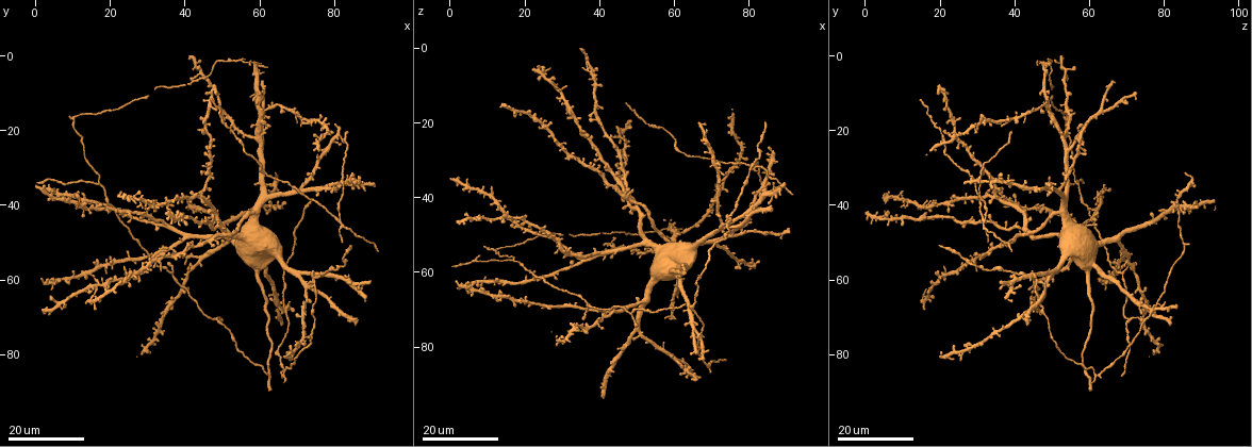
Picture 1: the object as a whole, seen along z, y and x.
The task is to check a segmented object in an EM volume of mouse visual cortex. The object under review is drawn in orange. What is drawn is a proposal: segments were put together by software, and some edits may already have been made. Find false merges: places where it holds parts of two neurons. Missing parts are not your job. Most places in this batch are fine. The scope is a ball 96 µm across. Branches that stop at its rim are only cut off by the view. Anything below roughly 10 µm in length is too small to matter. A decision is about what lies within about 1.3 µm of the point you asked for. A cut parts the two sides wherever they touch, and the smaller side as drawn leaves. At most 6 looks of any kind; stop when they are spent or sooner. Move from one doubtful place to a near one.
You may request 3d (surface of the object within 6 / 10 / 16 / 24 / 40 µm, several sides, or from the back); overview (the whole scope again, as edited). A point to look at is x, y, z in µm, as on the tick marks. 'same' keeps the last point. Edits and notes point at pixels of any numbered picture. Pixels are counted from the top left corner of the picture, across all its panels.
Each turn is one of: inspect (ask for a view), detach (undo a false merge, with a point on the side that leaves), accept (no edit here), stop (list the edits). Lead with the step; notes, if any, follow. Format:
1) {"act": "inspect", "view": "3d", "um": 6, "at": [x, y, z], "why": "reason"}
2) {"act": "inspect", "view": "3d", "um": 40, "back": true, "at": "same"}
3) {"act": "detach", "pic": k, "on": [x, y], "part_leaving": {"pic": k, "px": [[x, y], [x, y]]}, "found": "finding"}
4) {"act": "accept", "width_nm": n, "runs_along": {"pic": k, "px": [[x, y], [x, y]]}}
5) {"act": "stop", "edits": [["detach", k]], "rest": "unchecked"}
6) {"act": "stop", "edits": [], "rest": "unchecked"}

{"act": "inspect", "view": "3d", "um": 16, "at": [81.0, 45.0, 31.5], "why": "a fork"}

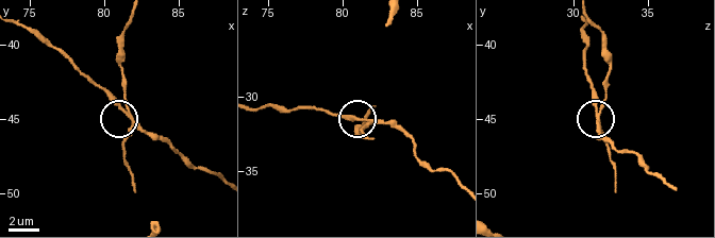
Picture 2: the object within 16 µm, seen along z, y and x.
{"act": "inspect", "view": "3d", "um": 6, "at": [81.2, 44.4, 31.4]}

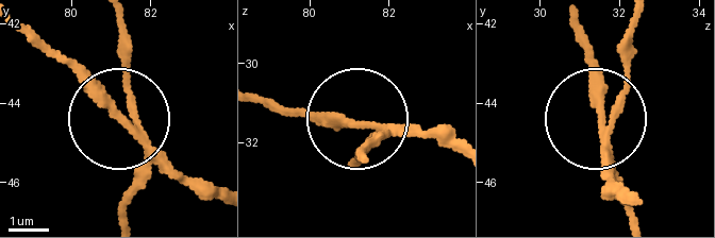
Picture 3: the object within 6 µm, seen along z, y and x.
{"act": "inspect", "view": "3d", "um": 6, "back": true, "at": [81.15, 44.35, 31.55]}

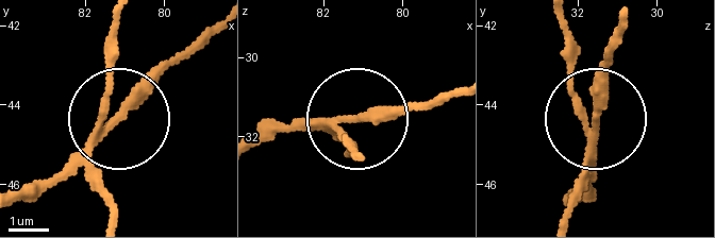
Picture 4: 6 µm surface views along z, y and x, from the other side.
{"act": "detach", "pic": 4, "on": [111, 205], "width_nm": 200, "part_leaving": {"pic": 4, "px": [[88, 148], [115, 19]]}, "found": "a second neuron is stuck on"}

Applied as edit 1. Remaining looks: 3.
{"act": "inspect", "view": "3d", "um": 16, "at": [75.0, 61.0, 46.5], "why": "four-way junction"}

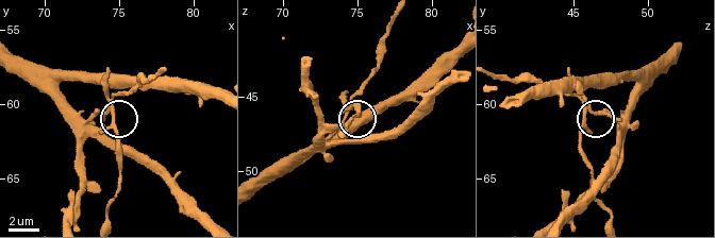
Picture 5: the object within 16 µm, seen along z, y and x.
{"act": "inspect", "view": "3d", "um": 10, "at": [74.4, 60.4, 45.6]}

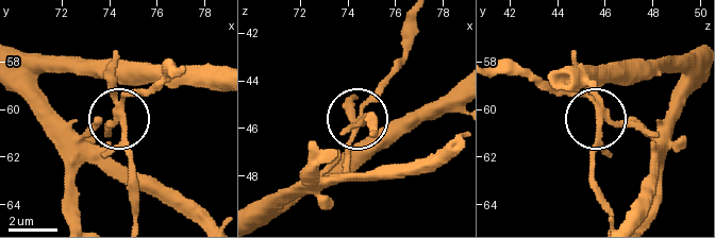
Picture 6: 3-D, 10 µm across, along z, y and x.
{"act": "detach", "pic": 6, "on": [140, 92], "arms": 4, "part_leaving": {"pic": 6, "px": [[596, 107], [531, 75], [494, 73]]}, "found": "two neurons meet here"}

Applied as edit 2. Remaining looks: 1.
{"act": "stop", "edits": [["detach", 4], ["detach", 6]], "rest": "unchecked"}

